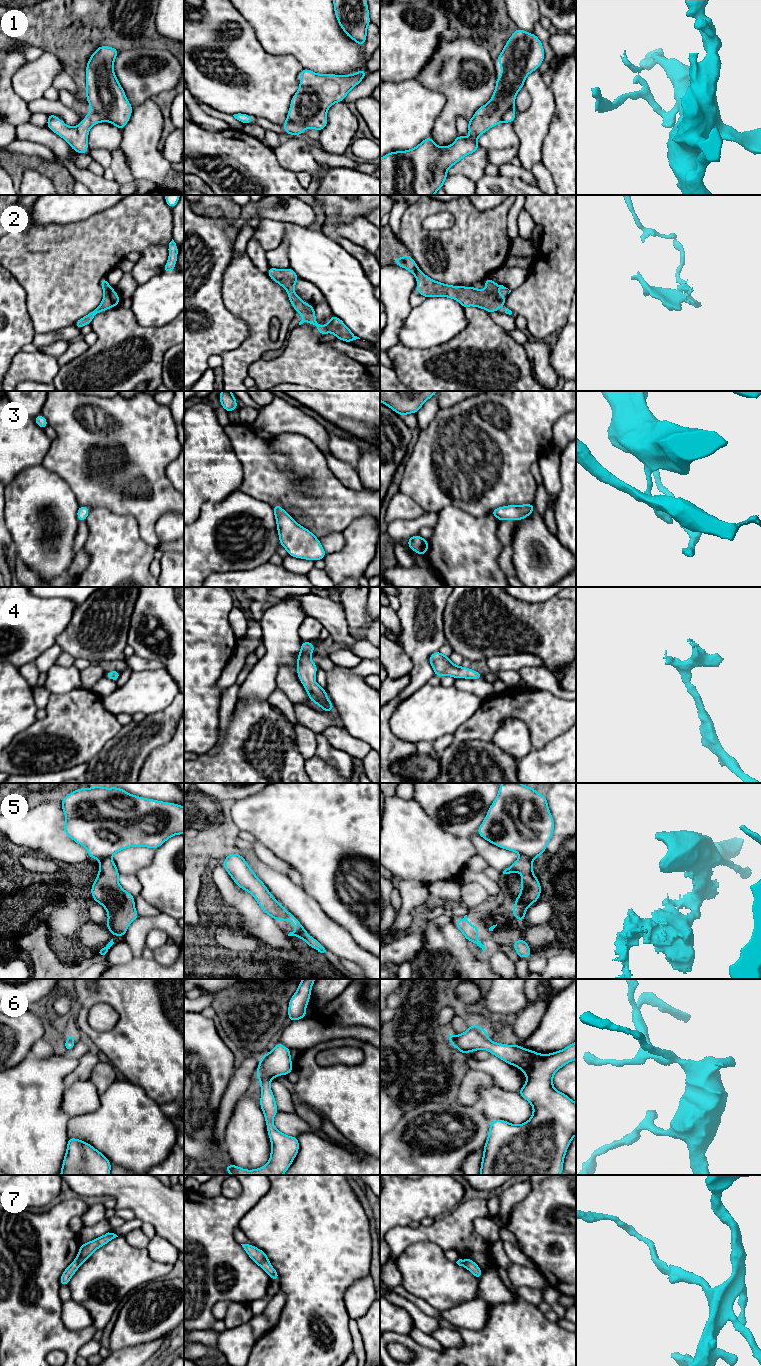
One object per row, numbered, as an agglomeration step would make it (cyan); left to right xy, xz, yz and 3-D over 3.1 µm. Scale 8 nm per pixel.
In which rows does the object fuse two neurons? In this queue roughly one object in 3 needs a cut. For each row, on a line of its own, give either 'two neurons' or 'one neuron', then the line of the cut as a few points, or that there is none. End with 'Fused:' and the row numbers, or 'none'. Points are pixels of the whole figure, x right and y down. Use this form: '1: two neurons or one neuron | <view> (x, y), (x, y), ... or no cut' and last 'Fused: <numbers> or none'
1: one neuron | no cut
2: one neuron | no cut
3: one neuron | no cut
4: one neuron | no cut
5: two neurons | xz (296, 929), (303, 938)
6: one neuron | no cut
7: one neuron | no cut
Fused: 5

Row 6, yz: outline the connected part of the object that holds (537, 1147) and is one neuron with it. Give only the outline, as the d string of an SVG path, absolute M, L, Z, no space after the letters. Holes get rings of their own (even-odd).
M472 1024L463 1034L447 1033L447 1037L461 1054L479 1049L488 1050L490 1054L519 1068L527 1077L524 1086L517 1093L533 1106L533 1114L528 1121L520 1125L511 1124L502 1119L491 1121L488 1138L483 1147L480 1175L560 1175L564 1171L565 1154L576 1135L576 1103L553 1087L553 1075L567 1063L576 1060L576 1041L560 1051L539 1054L533 1050L522 1048L518 1044L506 1045L493 1042L489 1039L488 1033L481 1026L475 1024Z

